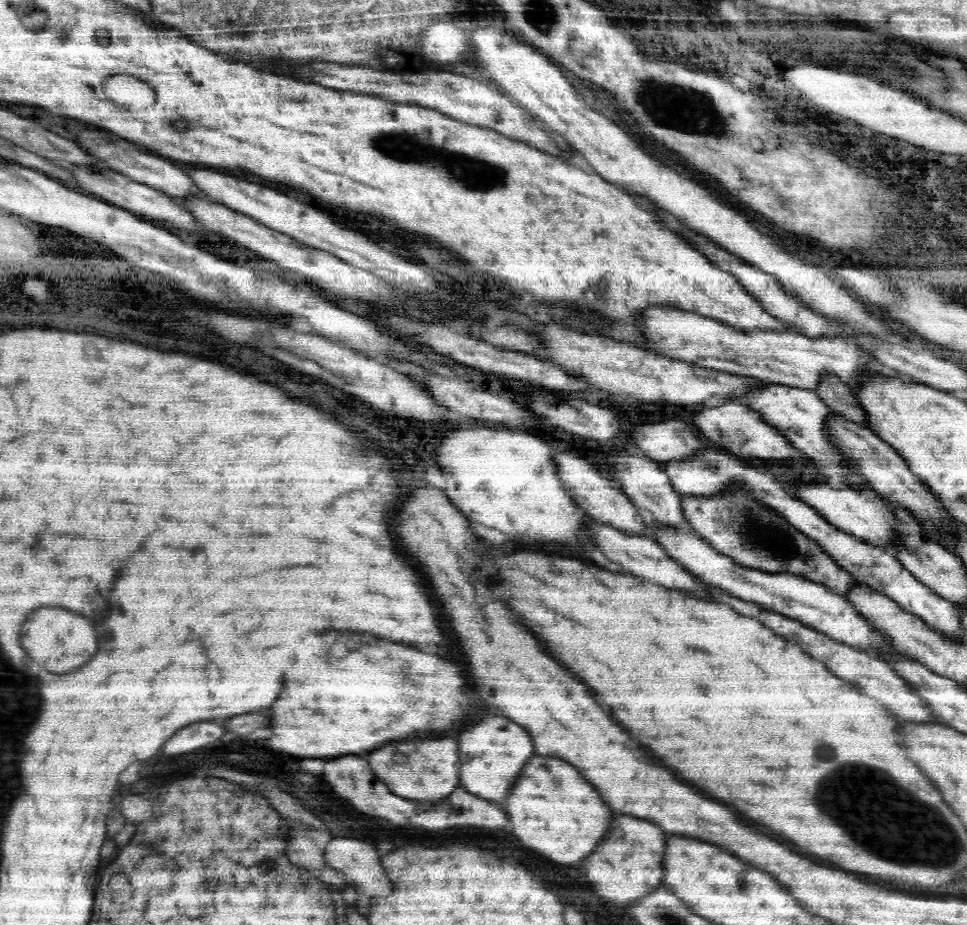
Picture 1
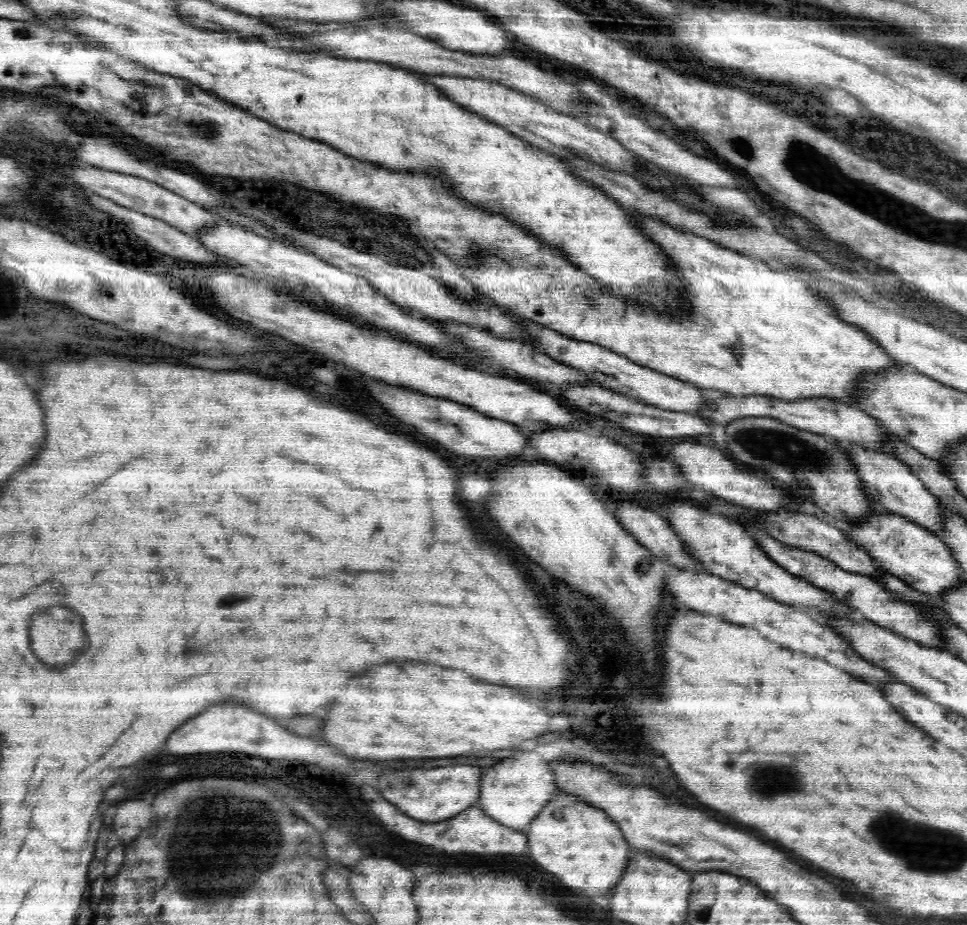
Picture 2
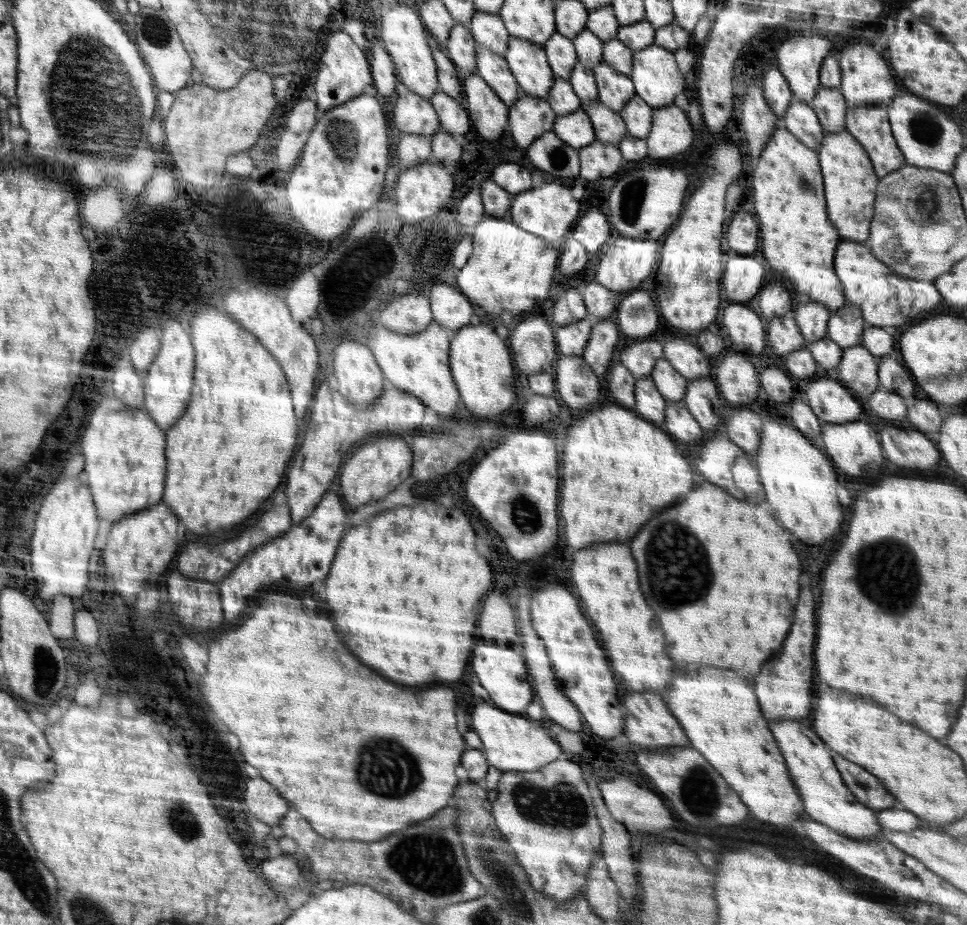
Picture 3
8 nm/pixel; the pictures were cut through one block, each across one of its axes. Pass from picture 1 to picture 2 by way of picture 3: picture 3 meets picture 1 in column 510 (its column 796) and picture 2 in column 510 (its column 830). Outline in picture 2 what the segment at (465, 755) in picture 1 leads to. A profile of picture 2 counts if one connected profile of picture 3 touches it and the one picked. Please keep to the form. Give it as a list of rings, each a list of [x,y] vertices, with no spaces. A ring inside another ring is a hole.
[[[518,750],[514,756],[500,762],[496,768],[486,770],[480,778],[480,797],[478,806],[490,818],[500,824],[525,833],[528,824],[544,810],[557,788],[555,774],[544,761],[542,755],[530,750]]]

